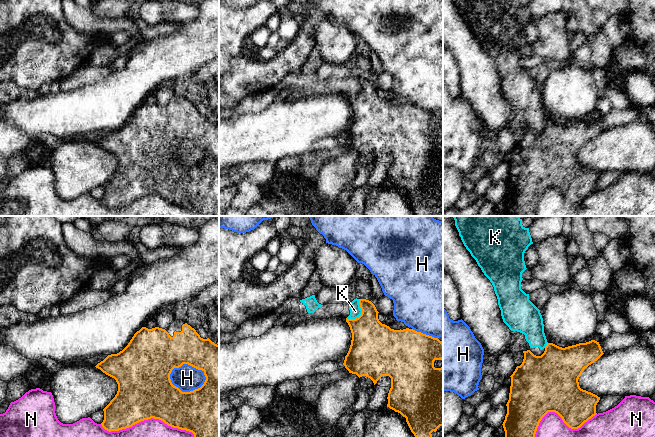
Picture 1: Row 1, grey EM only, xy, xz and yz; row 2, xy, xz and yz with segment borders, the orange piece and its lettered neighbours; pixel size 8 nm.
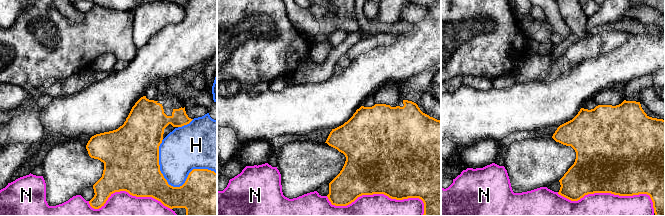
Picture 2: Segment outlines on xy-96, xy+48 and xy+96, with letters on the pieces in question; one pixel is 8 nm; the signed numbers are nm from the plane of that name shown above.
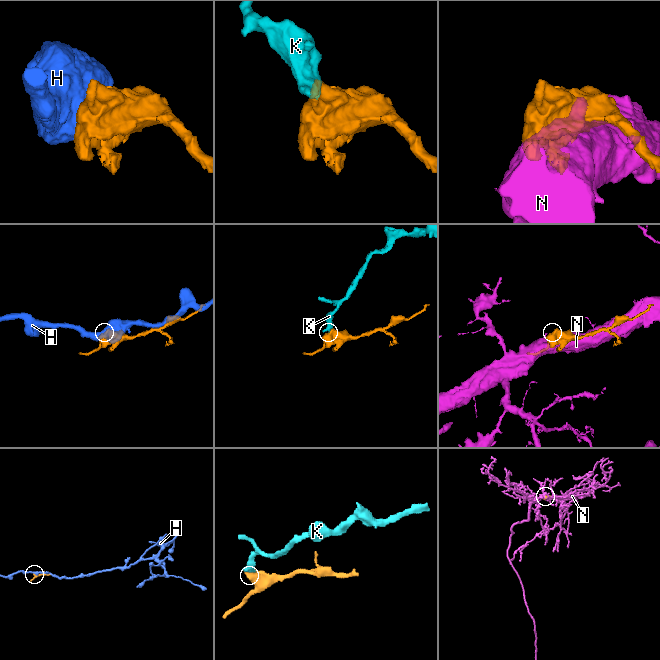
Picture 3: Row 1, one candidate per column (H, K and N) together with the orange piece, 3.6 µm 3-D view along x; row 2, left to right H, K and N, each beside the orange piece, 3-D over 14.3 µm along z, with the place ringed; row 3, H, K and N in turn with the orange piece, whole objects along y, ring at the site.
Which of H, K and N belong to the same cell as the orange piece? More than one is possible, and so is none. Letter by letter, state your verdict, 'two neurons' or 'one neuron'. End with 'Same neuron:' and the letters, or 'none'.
H: two neurons
K: two neurons
N: two neurons
Same neuron: none

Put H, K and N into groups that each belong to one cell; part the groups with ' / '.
H / K / N

